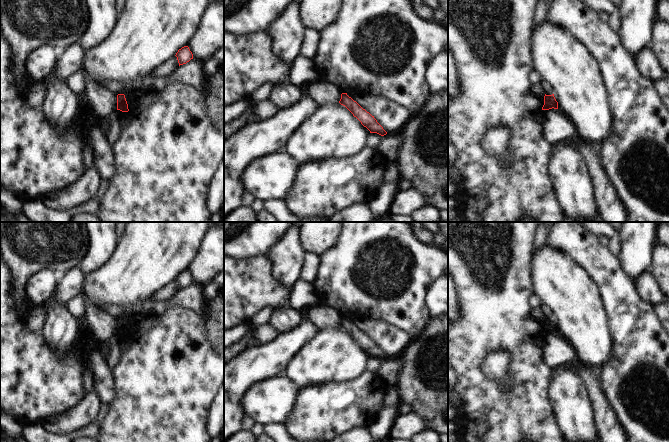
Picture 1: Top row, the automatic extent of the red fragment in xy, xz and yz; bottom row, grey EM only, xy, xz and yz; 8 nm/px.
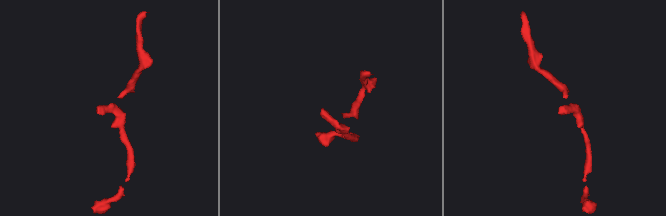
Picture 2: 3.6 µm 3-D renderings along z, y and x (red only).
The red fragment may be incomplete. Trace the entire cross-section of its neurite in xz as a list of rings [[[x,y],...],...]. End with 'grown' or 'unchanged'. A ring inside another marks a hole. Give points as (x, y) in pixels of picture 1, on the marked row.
[[[347,93],[341,94],[339,103],[345,106],[353,114],[353,116],[356,117],[361,124],[370,131],[370,133],[377,133],[381,136],[387,134],[374,116],[363,109],[356,101],[349,97]]] | unchanged

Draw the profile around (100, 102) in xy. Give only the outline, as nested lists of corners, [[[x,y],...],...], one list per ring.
[[[83,67],[78,71],[85,81],[83,96],[86,109],[98,120],[108,118],[112,112],[117,110],[117,95],[94,82]]]

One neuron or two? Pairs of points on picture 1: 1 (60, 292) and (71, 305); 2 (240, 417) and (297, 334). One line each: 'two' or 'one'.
1: two
2: one

